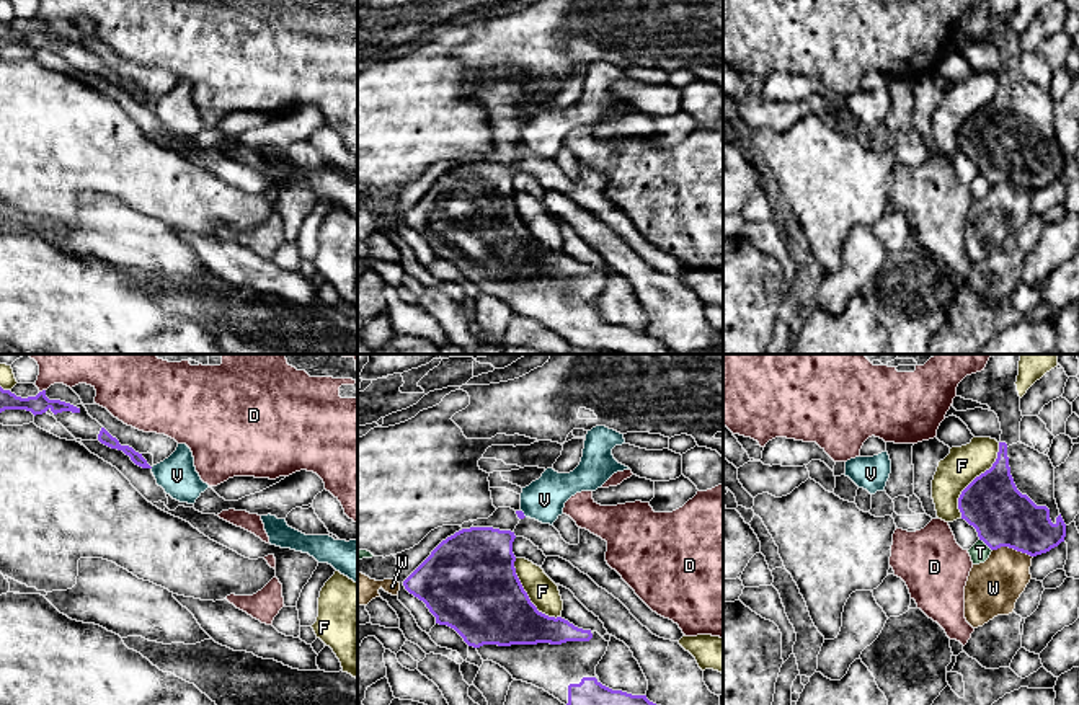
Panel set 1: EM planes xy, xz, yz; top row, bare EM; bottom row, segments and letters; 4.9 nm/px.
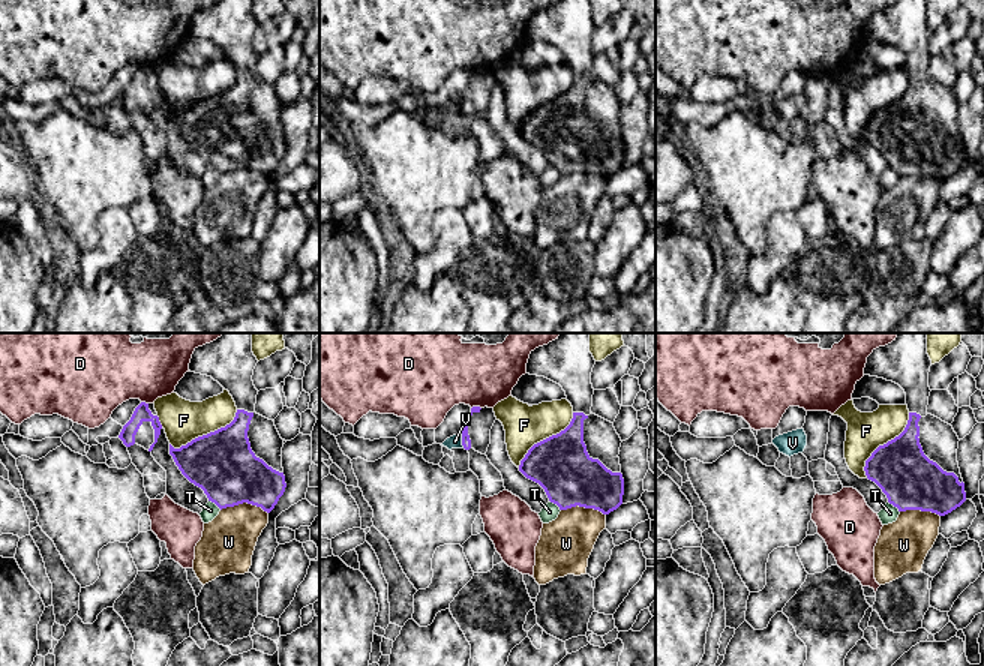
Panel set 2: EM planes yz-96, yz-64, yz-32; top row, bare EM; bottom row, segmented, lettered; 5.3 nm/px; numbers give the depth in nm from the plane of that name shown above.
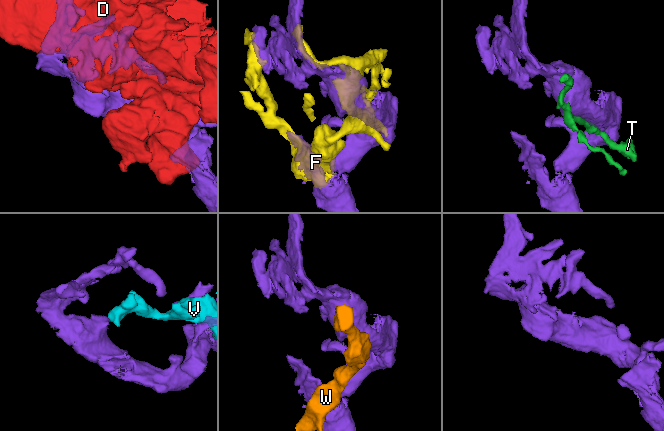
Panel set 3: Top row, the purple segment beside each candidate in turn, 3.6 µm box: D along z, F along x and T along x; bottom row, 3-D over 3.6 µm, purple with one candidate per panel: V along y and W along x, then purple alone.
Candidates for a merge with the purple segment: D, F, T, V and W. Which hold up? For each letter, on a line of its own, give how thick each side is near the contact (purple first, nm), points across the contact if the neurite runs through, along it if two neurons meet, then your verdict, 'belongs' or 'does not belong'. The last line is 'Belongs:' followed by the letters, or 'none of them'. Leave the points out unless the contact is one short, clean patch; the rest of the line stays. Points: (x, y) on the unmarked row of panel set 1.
D: 90 nm thick on the purple side, 110 nm on the other; does not belong
F: 300 nm thick on the purple side, 180 nm on the other; does not belong
T: 300 nm thick on the purple side, 100 nm on the other; does not belong
V: 30 nm thick on the purple side, 200 nm on the other; does not belong
W: 300 nm thick on the purple side, 260 nm on the other; does not belong
Belongs: none of them

